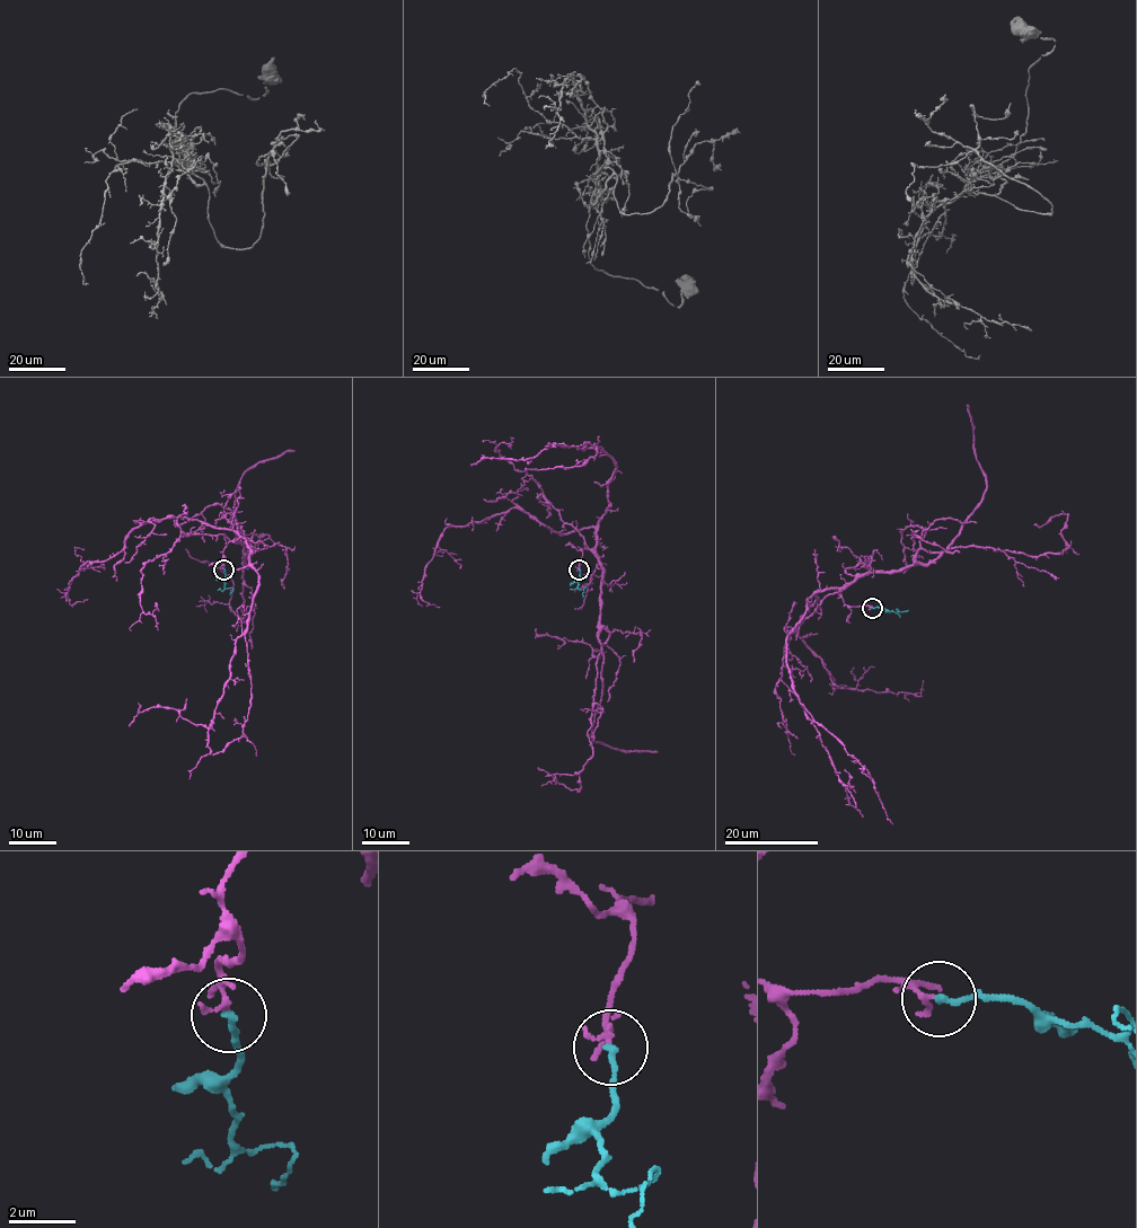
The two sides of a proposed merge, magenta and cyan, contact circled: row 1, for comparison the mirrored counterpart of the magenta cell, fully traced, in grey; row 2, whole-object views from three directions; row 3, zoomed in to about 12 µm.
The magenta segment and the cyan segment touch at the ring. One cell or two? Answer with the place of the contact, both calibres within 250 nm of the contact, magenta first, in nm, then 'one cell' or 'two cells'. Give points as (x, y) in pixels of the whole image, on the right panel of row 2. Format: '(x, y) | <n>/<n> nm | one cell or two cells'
(872, 608) | 120/200 nm | one cell

